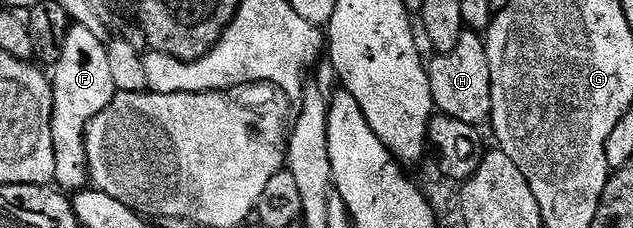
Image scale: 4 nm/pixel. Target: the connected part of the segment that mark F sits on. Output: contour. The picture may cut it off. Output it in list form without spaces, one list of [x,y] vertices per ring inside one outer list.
[[[74,23],[67,34],[67,42],[51,72],[53,85],[53,117],[51,138],[55,142],[55,174],[58,189],[76,194],[90,183],[89,163],[85,149],[85,131],[90,120],[105,112],[118,94],[111,74],[107,44],[99,41],[87,27]]]

